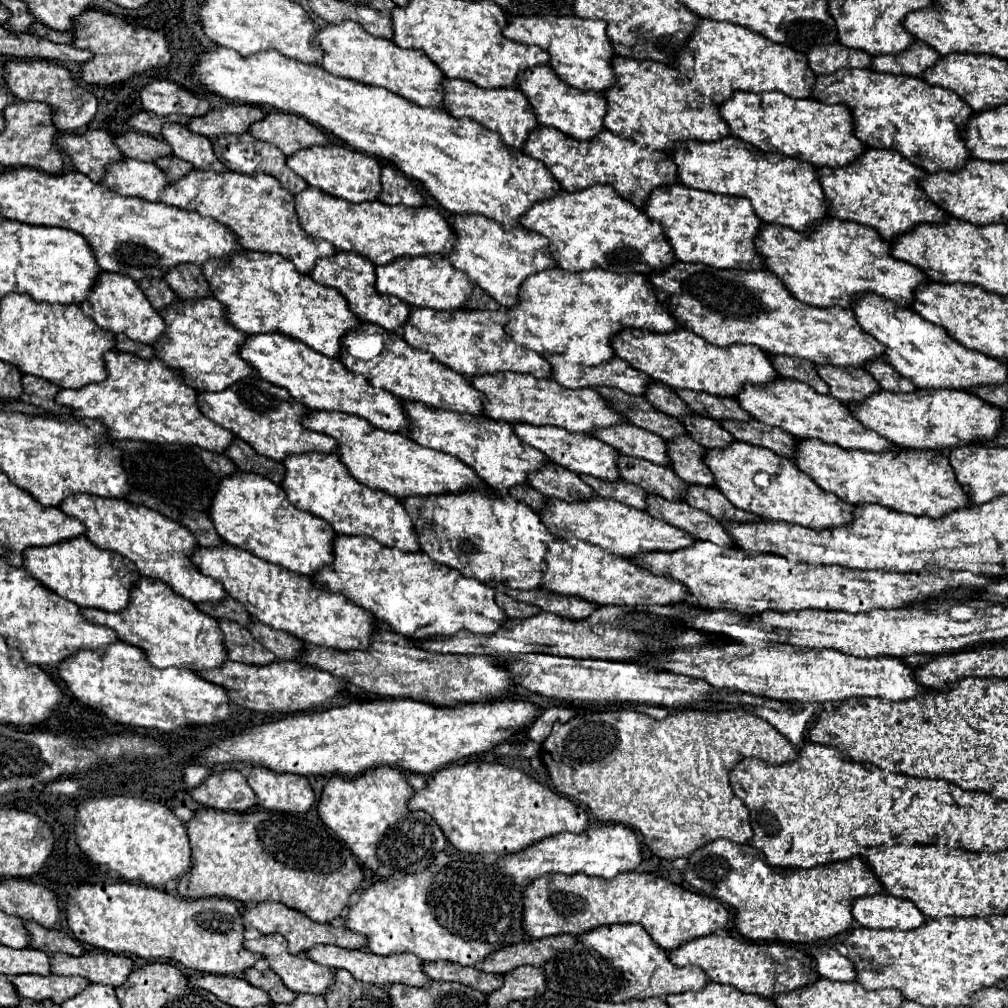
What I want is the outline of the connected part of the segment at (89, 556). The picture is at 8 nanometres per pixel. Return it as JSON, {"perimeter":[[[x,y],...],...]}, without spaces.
{"perimeter":[[[84,536],[64,540],[48,548],[26,548],[24,568],[36,580],[40,580],[40,584],[60,594],[62,598],[68,598],[70,602],[84,608],[98,608],[108,612],[118,612],[128,604],[132,582],[140,576],[128,558],[96,548]]]}

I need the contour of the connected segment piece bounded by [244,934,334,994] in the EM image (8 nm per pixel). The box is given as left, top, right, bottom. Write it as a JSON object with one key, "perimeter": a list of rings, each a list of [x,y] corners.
{"perimeter":[[[268,934],[256,940],[246,940],[244,948],[262,954],[268,966],[282,978],[284,986],[292,992],[324,994],[334,984],[332,968],[316,964],[304,956],[292,956],[286,950],[284,936],[280,934]]]}

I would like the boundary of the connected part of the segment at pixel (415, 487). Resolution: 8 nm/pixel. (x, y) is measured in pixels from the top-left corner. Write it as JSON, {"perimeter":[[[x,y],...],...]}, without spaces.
{"perimeter":[[[310,412],[310,416],[304,416],[302,424],[308,430],[322,432],[336,440],[340,462],[344,462],[348,472],[360,484],[388,492],[396,498],[486,488],[486,484],[474,476],[472,468],[468,468],[464,462],[454,460],[450,454],[424,448],[400,432],[392,434],[380,428],[372,428],[372,424],[368,424],[368,420],[360,420],[360,416],[344,416],[342,412]]]}

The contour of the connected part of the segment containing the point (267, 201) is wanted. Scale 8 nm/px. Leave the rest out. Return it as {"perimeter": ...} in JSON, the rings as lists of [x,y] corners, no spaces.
{"perimeter":[[[192,170],[188,176],[184,176],[184,180],[168,184],[164,194],[160,194],[160,202],[184,210],[194,210],[200,216],[208,216],[224,224],[238,238],[242,248],[280,254],[292,260],[296,270],[302,274],[308,274],[318,258],[326,258],[336,252],[332,244],[326,240],[316,240],[300,228],[294,210],[294,196],[268,174],[216,174],[212,170]]]}

